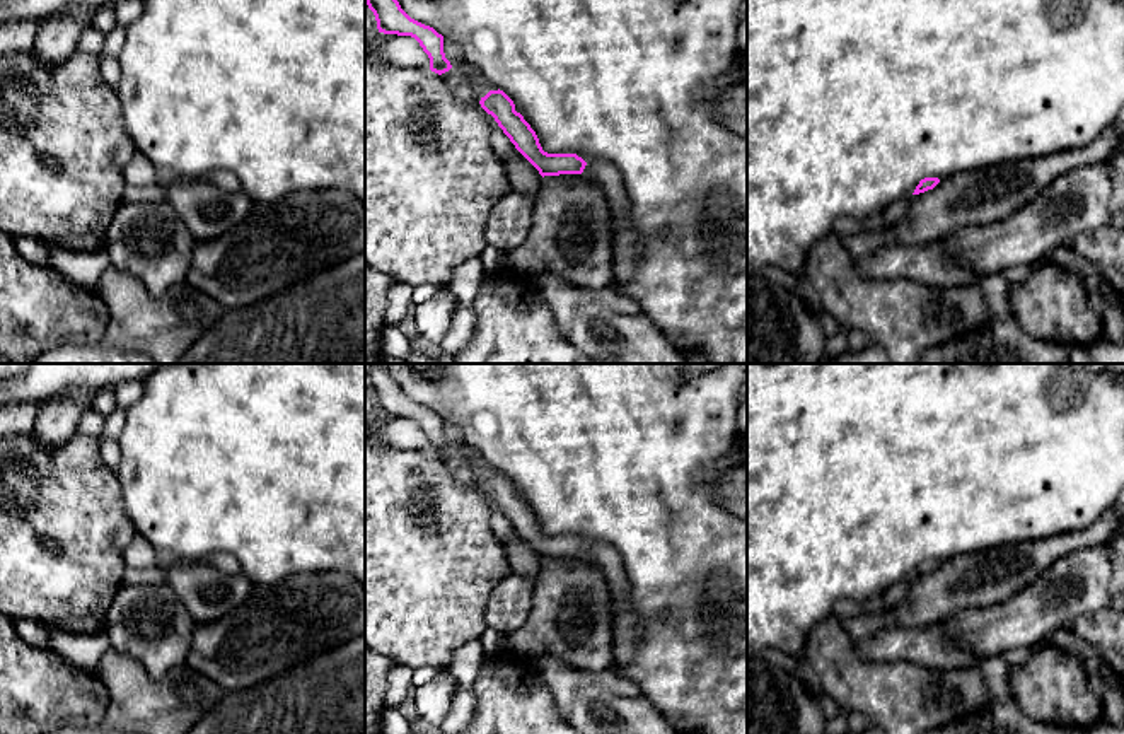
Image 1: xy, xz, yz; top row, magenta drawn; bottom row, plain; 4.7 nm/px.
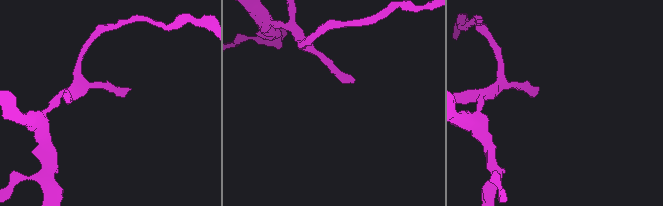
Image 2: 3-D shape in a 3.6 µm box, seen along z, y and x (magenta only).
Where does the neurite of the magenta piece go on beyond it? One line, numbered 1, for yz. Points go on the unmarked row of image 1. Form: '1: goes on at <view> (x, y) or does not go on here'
1: does not go on here

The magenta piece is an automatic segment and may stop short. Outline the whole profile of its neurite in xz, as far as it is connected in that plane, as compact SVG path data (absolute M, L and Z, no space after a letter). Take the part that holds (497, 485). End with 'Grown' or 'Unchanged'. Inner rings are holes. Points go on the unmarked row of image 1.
M490 473L479 483L481 490L495 500L515 531L544 558L587 556L595 562L607 582L616 604L614 613L614 662L628 664L641 635L641 623L629 606L629 580L617 550L605 543L585 545L576 536L548 536L536 514L515 493L513 483L503 473Z. Grown

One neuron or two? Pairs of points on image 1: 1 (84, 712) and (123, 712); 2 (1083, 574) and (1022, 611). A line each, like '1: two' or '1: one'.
1: two
2: one

